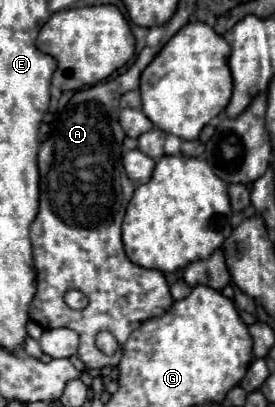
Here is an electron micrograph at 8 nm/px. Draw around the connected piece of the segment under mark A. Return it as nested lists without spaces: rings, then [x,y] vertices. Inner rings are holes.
[[[159,46],[143,48],[135,60],[135,64],[121,76],[95,84],[87,90],[75,92],[69,106],[57,116],[53,130],[49,138],[39,148],[39,172],[41,172],[41,204],[39,214],[35,222],[31,224],[31,242],[33,242],[33,260],[37,272],[37,294],[31,302],[29,316],[43,328],[71,328],[79,334],[79,352],[77,358],[87,368],[105,368],[105,366],[117,366],[123,356],[123,344],[137,328],[137,324],[143,324],[145,320],[151,320],[153,316],[163,316],[173,306],[173,296],[169,292],[169,284],[159,270],[141,268],[127,260],[123,242],[121,242],[121,220],[125,212],[125,204],[129,204],[129,194],[133,194],[135,184],[127,180],[123,174],[123,130],[119,126],[117,114],[119,114],[119,98],[139,88],[141,72],[149,66],[153,56],[161,50]],[[67,290],[79,290],[89,298],[89,304],[83,310],[73,310],[65,304],[63,294]],[[101,330],[111,332],[121,348],[113,356],[105,356],[97,346],[95,338]]]

